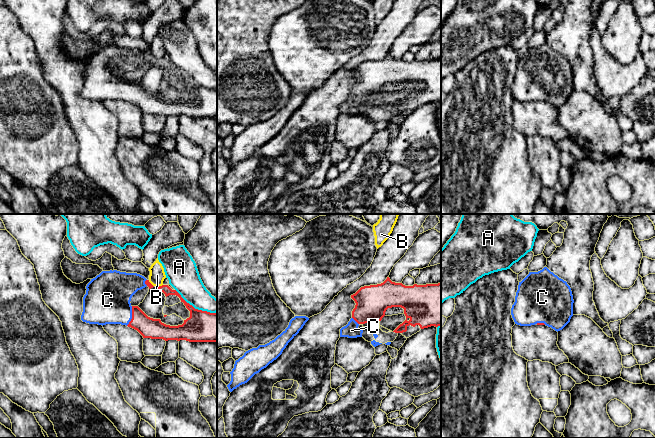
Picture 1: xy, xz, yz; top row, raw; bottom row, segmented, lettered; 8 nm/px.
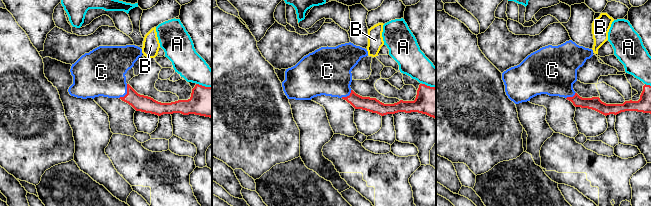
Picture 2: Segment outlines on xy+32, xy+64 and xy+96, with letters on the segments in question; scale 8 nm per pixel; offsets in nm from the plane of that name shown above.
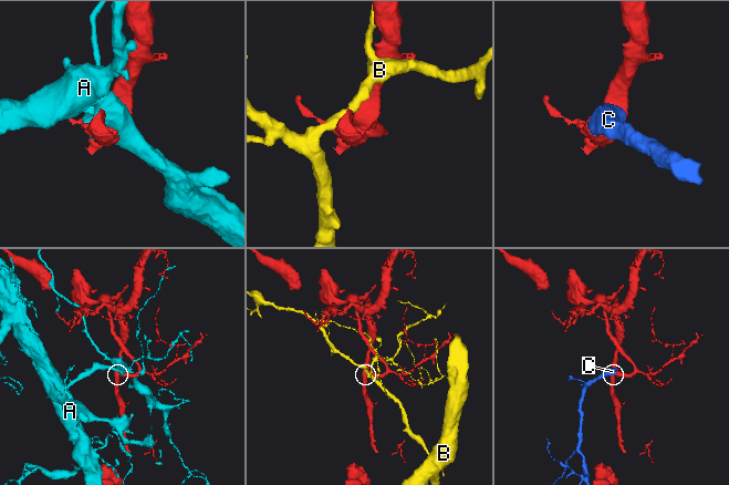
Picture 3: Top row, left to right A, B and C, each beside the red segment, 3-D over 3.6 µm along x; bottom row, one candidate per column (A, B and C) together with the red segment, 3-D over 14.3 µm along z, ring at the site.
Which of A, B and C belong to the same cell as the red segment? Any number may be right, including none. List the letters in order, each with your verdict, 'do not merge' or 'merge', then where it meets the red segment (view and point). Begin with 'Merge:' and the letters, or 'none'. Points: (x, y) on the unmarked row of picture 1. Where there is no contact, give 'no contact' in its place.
Merge: C
A: do not merge; meets red in xy at (194, 84)
B: do not merge; meets red in xy at (159, 62)
C: merge; meets red in xy at (132, 92)

